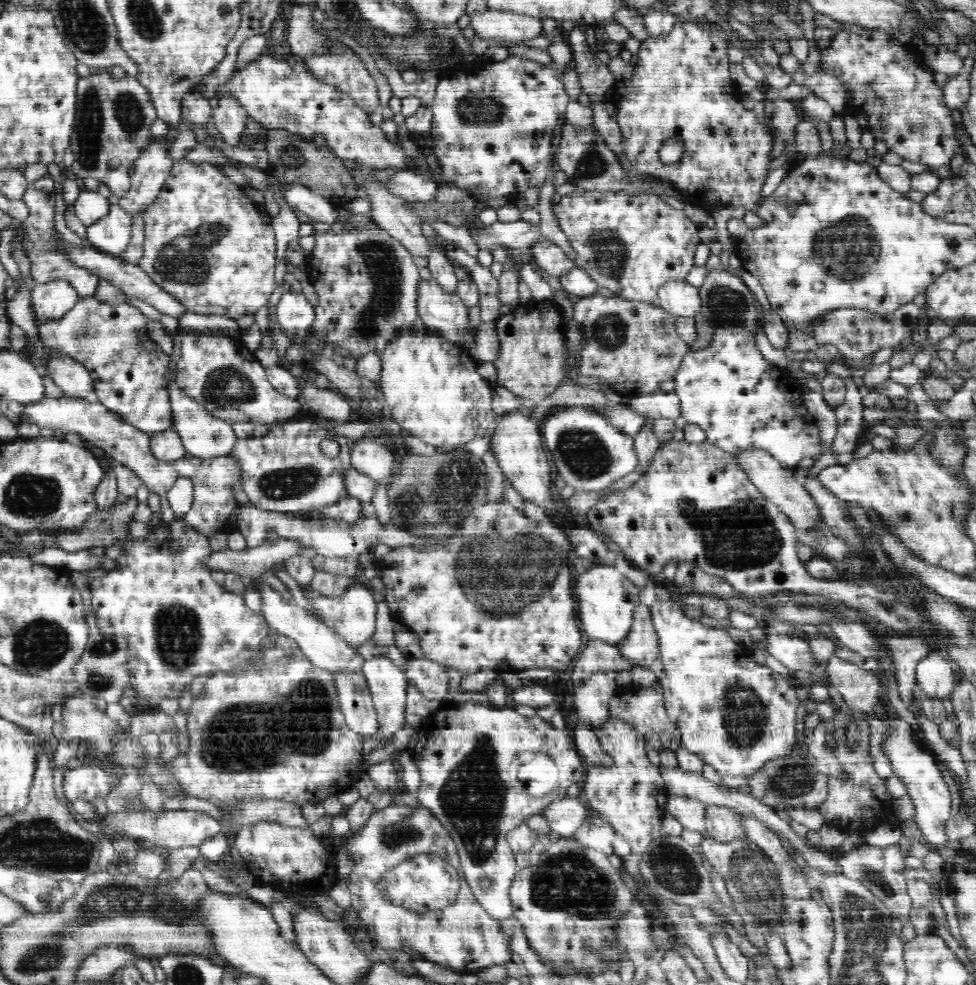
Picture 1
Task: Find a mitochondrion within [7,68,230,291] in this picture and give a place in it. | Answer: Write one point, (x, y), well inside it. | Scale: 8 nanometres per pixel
(122, 112)

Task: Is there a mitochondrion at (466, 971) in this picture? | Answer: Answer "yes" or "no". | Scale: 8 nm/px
no

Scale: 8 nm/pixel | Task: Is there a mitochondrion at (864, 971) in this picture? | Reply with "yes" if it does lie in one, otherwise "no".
yes

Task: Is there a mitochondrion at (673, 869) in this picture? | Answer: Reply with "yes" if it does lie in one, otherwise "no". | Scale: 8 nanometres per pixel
yes

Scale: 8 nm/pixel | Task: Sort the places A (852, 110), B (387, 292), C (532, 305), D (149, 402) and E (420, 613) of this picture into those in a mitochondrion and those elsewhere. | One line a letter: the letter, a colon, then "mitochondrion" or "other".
A: other
B: mitochondrion
C: other
D: mitochondrion
E: other

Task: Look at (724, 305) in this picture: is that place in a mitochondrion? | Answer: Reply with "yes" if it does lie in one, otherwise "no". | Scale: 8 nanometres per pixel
yes

